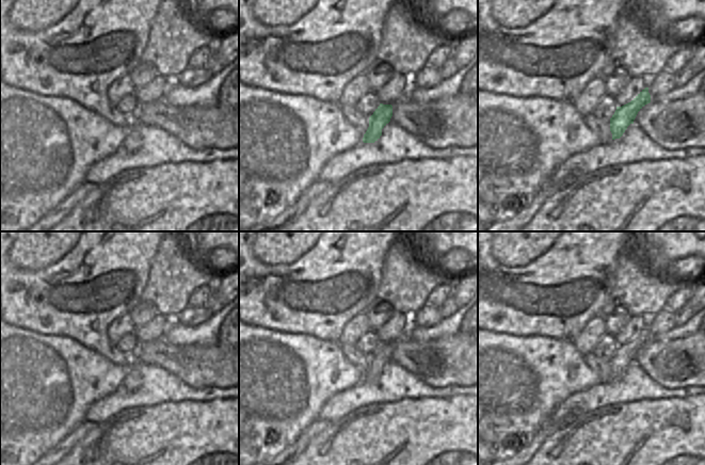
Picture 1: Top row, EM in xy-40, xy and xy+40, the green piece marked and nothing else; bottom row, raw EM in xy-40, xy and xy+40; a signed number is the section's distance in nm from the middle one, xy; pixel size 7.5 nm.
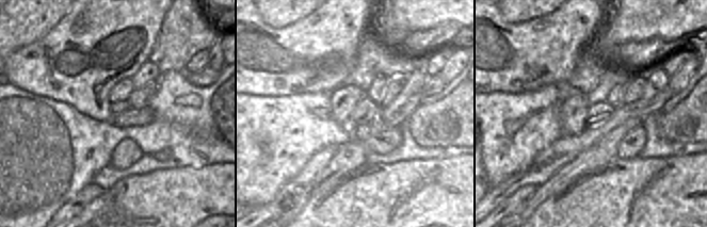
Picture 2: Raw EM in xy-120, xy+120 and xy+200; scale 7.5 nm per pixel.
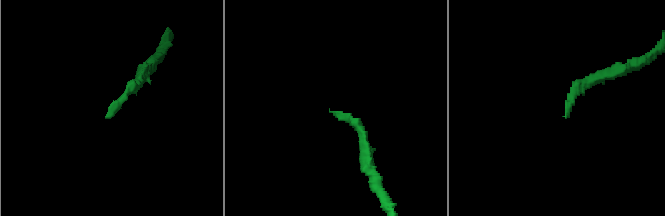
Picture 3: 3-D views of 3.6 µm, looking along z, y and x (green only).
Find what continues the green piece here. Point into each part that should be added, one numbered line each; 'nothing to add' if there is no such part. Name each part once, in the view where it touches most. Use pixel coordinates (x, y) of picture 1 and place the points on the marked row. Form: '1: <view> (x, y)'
nothing to add

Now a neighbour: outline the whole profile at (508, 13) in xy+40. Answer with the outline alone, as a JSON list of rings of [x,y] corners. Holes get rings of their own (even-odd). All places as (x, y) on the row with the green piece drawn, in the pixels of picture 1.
[[[493,0],[491,14],[504,28],[526,28],[555,4],[557,0]]]

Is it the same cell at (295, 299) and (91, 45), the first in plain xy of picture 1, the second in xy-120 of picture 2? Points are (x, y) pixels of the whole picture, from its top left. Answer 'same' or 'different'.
same

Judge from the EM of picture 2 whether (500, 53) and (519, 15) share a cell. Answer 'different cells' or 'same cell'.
different cells

